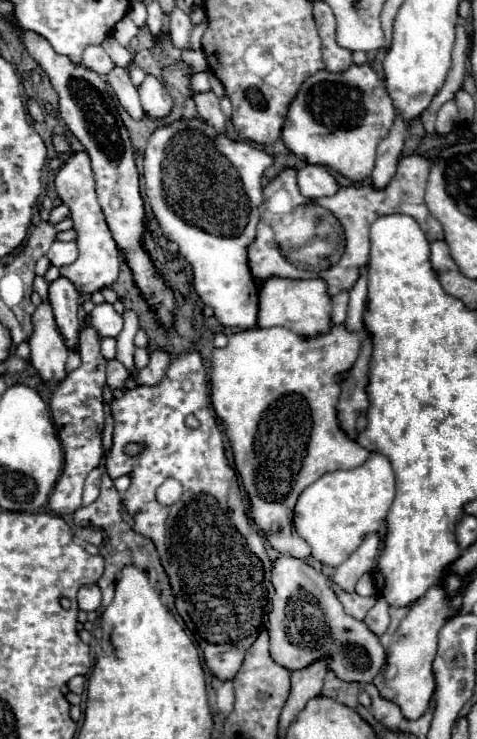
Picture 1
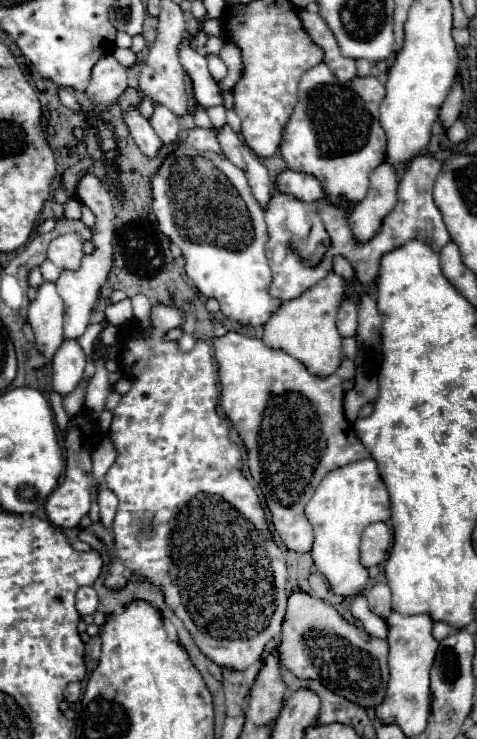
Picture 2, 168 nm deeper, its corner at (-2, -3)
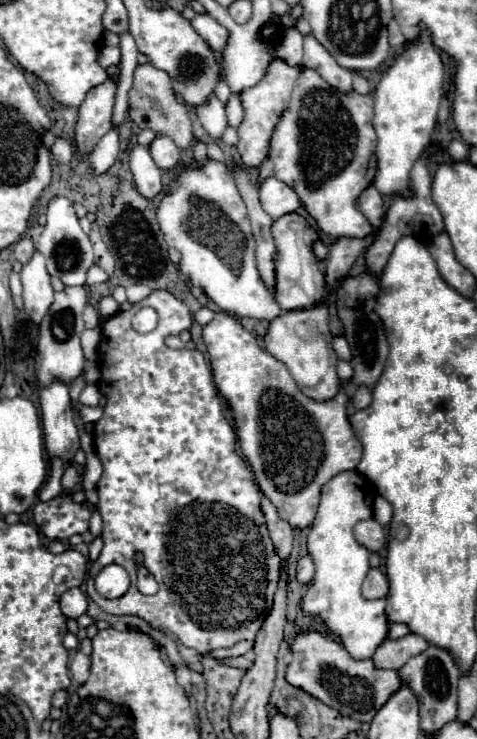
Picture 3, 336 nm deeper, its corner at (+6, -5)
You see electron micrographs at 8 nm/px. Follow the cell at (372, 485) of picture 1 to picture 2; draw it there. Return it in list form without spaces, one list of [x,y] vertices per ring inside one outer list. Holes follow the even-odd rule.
[[[373,458],[349,464],[347,468],[337,468],[329,472],[317,486],[313,498],[305,506],[305,516],[313,526],[313,562],[317,570],[329,580],[333,592],[351,598],[351,612],[361,620],[363,628],[377,638],[387,638],[387,624],[383,618],[375,616],[367,608],[367,600],[361,596],[361,590],[369,582],[367,568],[359,564],[359,538],[365,526],[371,522],[389,520],[389,492],[379,476],[379,466]]]

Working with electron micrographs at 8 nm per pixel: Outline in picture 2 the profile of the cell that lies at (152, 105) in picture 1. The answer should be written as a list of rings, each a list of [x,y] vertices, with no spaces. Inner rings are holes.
[[[155,104],[155,110],[153,110],[153,116],[151,116],[151,126],[153,130],[157,132],[157,136],[165,142],[165,144],[173,144],[177,142],[179,138],[179,124],[177,124],[177,116],[161,106],[161,104]]]

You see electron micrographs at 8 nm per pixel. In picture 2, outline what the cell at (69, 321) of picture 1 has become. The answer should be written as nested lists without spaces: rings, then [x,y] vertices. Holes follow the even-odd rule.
[[[67,338],[53,356],[53,388],[67,396],[83,378],[87,356],[79,346],[79,340]]]

